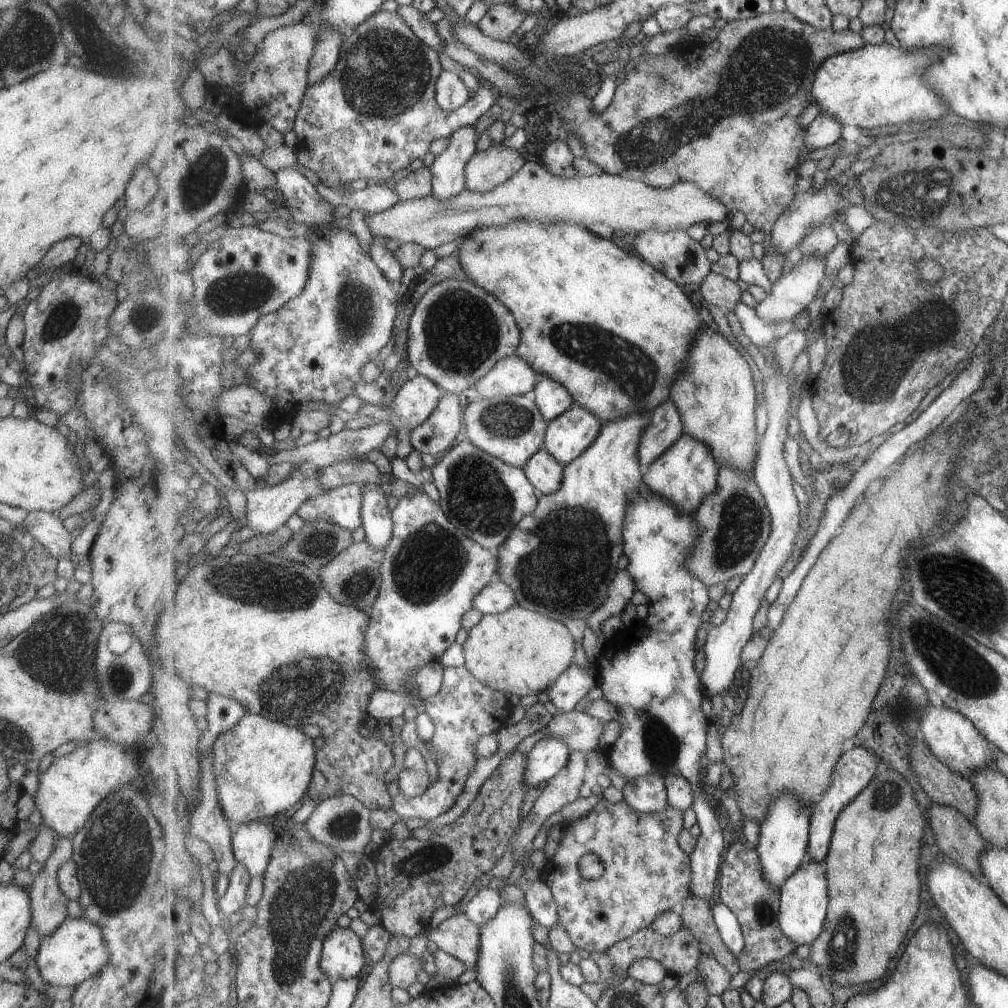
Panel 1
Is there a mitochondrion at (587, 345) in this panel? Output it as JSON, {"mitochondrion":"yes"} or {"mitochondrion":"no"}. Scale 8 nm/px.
{"mitochondrion":"yes"}

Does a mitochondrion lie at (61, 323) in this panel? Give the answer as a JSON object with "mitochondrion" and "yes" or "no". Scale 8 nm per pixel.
{"mitochondrion":"yes"}

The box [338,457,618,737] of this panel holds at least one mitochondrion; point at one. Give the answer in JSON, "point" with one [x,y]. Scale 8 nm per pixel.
{"point":[581,532]}

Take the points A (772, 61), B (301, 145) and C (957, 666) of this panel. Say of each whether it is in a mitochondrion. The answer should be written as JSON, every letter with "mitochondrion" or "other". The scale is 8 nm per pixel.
{"A":"mitochondrion","B":"other","C":"mitochondrion"}

